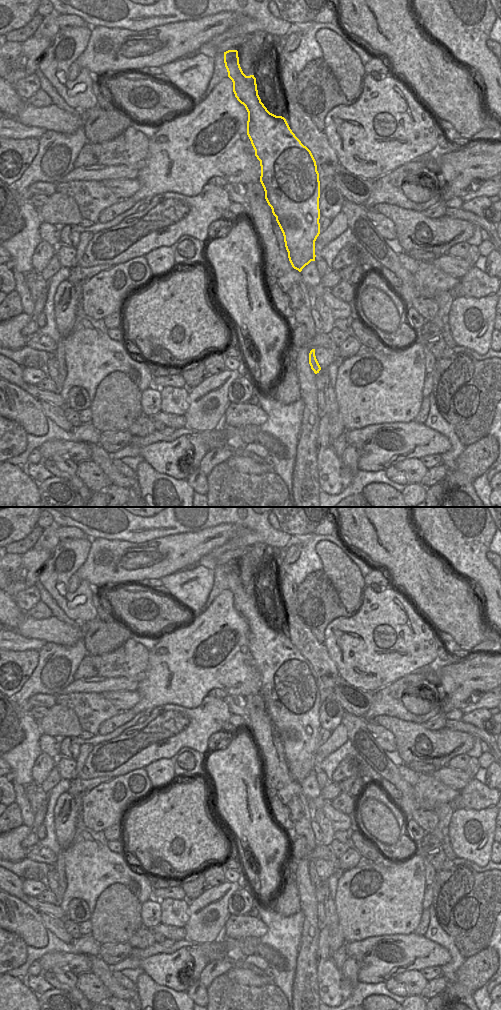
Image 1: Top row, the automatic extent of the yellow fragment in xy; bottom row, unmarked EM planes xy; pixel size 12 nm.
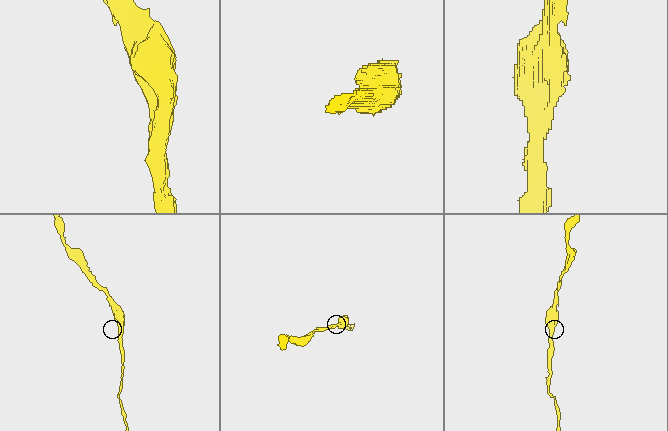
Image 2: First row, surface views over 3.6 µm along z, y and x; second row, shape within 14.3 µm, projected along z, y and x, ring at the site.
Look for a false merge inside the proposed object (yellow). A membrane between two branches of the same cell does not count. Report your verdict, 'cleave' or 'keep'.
keep

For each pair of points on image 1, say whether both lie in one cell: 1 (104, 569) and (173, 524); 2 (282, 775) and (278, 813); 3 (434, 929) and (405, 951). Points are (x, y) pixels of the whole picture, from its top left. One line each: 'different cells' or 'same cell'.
1: different cells
2: different cells
3: different cells

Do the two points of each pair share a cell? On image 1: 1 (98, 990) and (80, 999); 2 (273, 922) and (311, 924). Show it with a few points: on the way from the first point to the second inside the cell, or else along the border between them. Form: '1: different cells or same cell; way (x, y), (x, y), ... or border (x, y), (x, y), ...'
1: different cells; border (76, 976), (76, 987), (87, 999)
2: different cells; border (300, 910), (303, 915), (303, 928), (299, 947)

